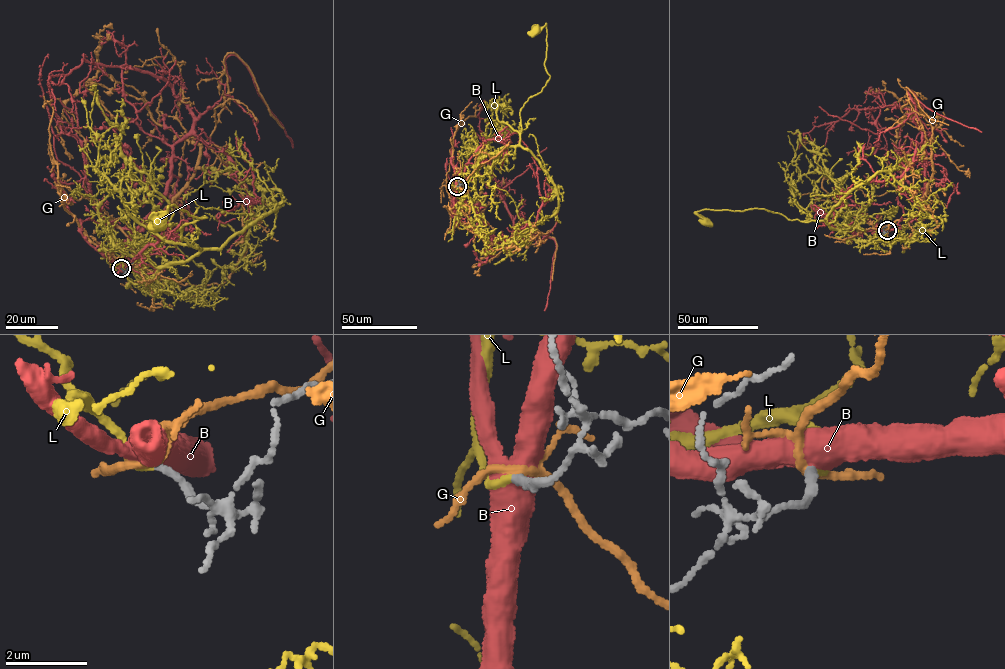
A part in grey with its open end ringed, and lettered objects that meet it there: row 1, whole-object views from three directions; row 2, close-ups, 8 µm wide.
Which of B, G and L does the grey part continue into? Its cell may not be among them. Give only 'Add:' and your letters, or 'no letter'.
Add: L

